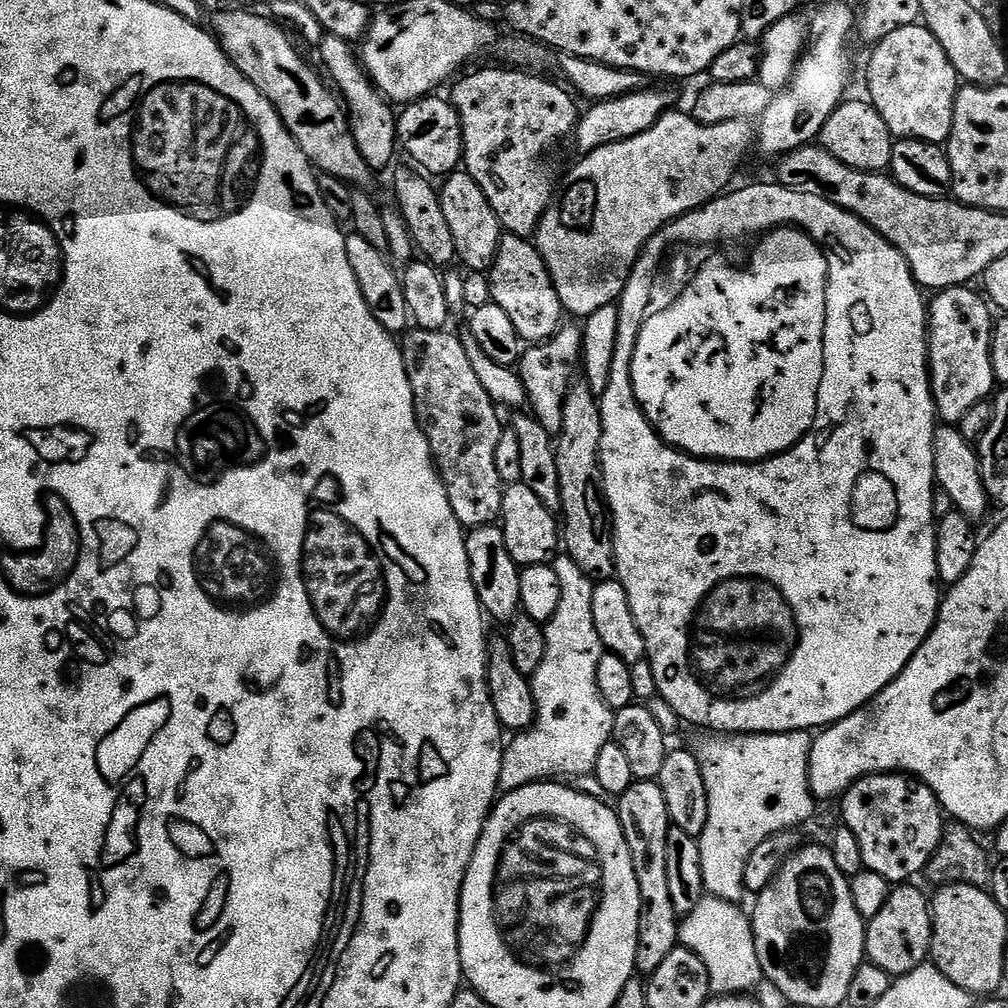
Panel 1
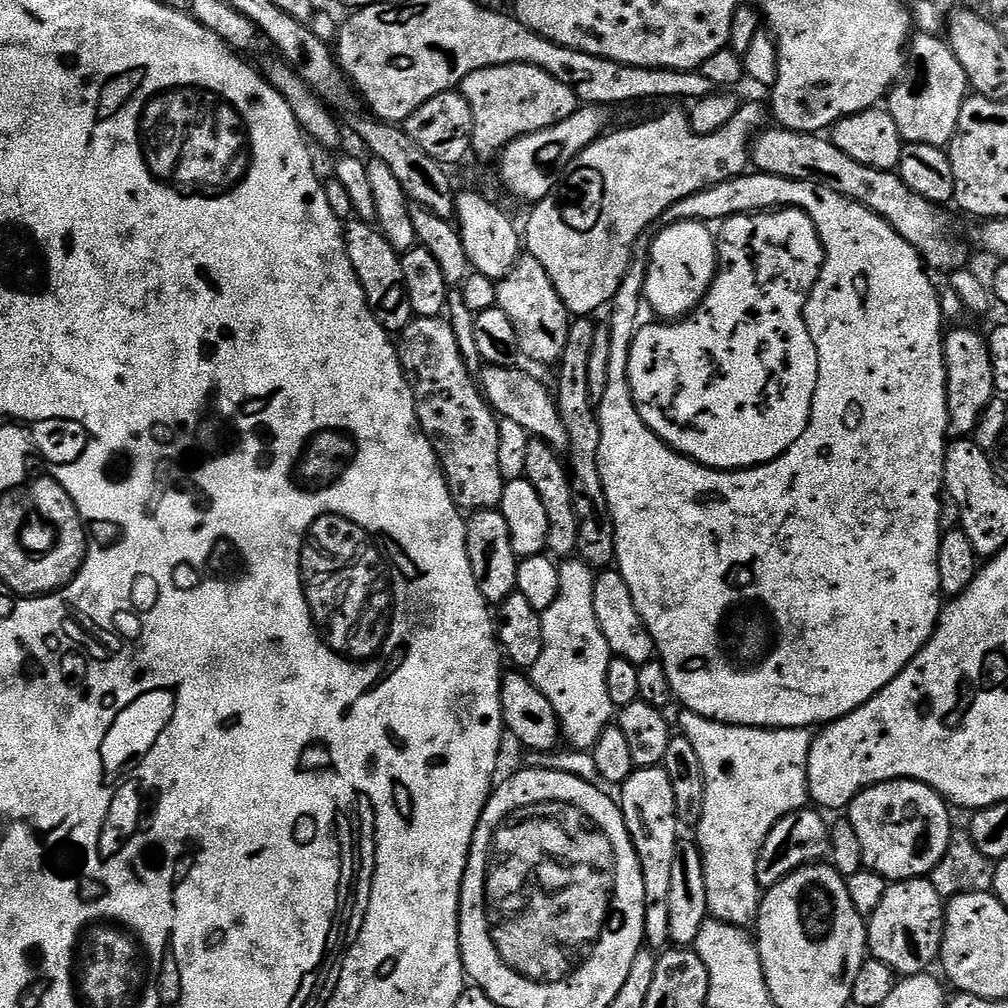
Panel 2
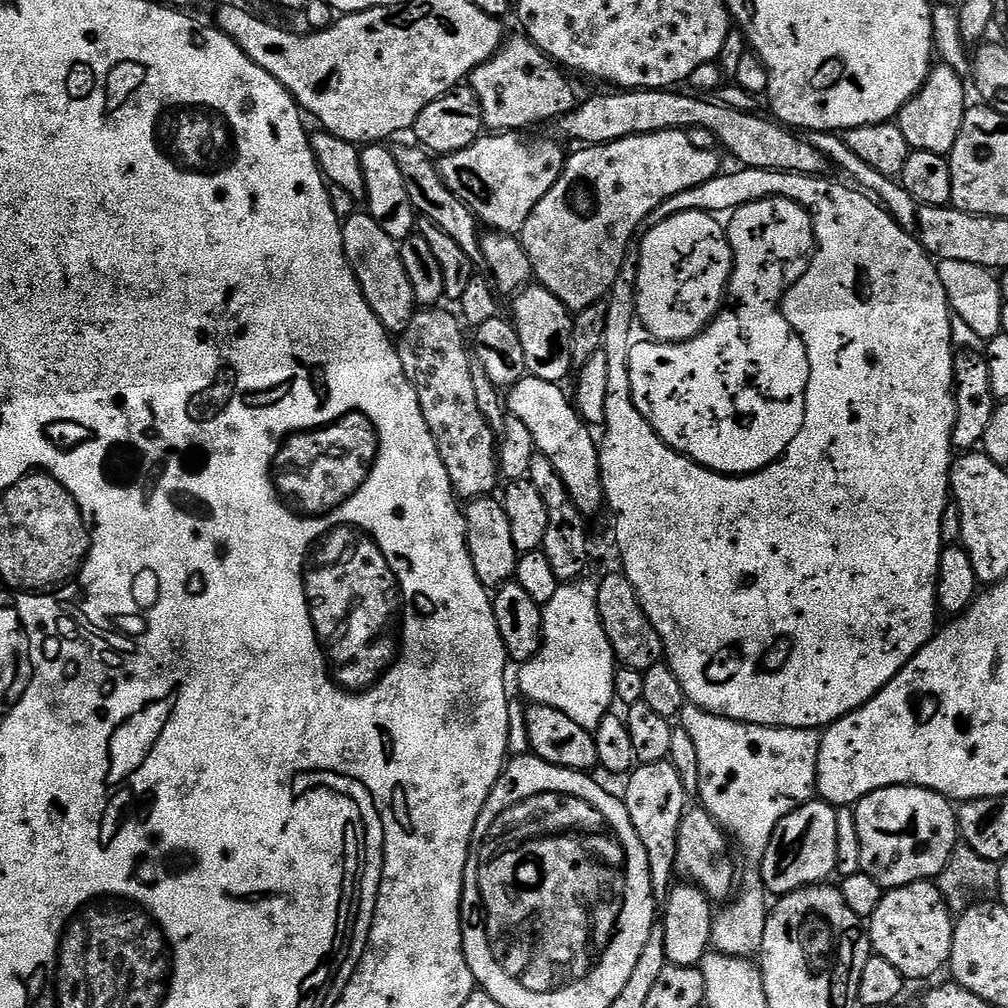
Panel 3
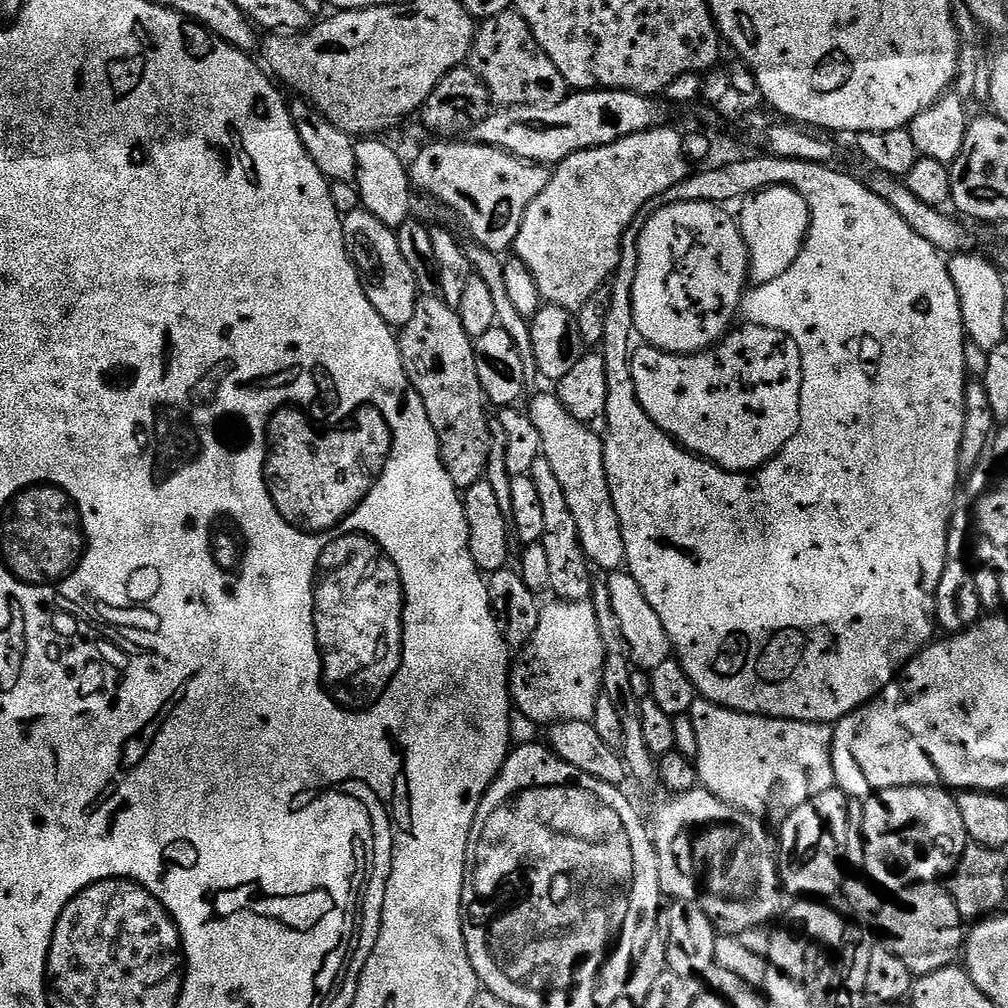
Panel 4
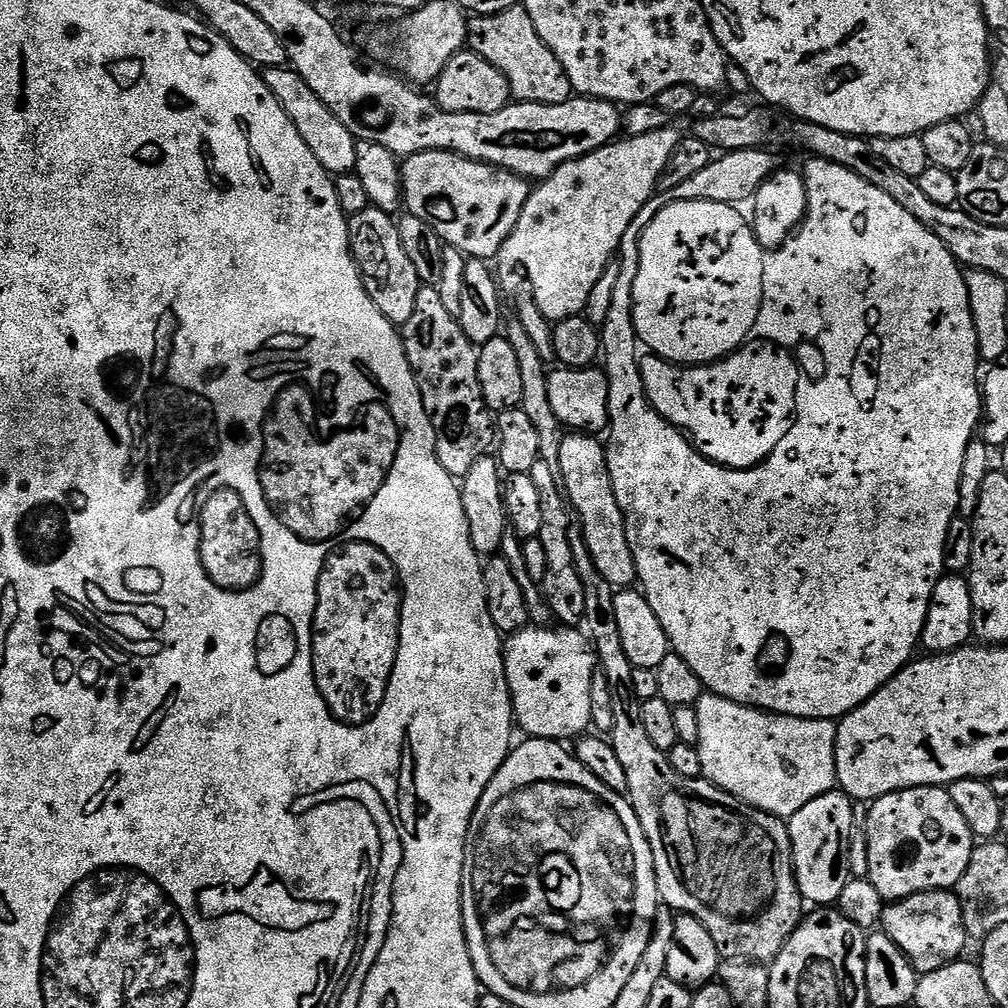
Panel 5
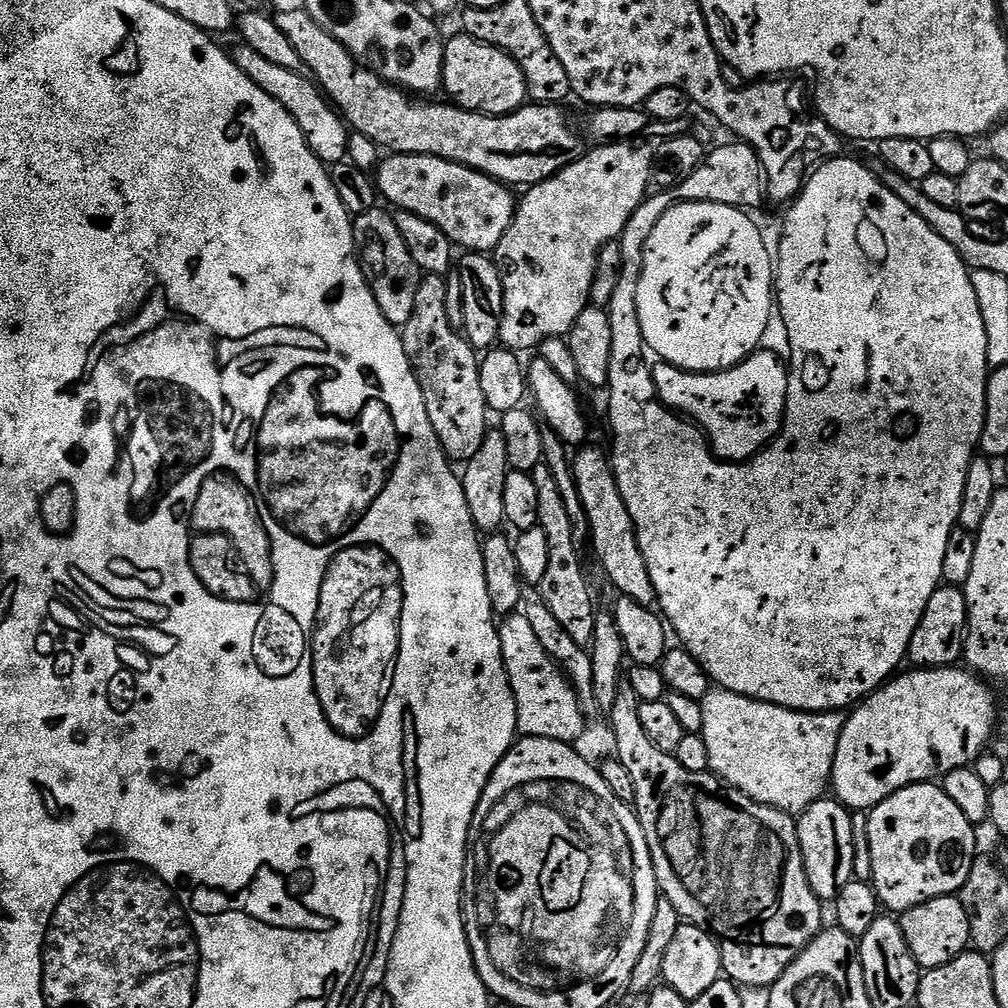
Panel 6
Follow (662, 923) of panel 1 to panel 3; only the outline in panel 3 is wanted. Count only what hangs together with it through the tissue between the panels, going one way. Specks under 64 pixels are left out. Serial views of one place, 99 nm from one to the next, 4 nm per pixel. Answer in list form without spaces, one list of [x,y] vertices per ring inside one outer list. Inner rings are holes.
[[[671,759],[640,764],[632,769],[626,783],[628,785],[625,786],[624,792],[622,791],[622,799],[626,810],[630,810],[630,822],[634,822],[634,830],[638,834],[638,842],[642,842],[642,846],[646,850],[648,869],[650,870],[650,882],[652,883],[652,895],[657,898],[667,897],[674,884],[672,876],[674,877],[674,873],[676,872],[678,830],[686,811],[684,803],[690,800],[689,793],[685,792],[682,786],[682,778],[678,776],[678,770],[674,770]]]

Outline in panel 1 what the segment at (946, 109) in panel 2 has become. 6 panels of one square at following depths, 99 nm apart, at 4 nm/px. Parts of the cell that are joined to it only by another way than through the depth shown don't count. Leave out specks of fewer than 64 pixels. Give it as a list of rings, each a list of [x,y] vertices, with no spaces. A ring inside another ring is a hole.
[[[917,22],[886,34],[875,41],[873,48],[876,49],[868,60],[866,96],[878,114],[882,114],[882,122],[886,122],[893,137],[947,145],[954,122],[956,93],[962,84],[938,38]]]

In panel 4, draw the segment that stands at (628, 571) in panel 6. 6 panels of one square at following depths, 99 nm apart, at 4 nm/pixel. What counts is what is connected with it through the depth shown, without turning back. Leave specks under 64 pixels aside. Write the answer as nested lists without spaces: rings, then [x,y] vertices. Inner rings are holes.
[[[548,392],[534,397],[532,405],[527,405],[526,408],[534,426],[538,426],[538,434],[542,438],[540,451],[546,462],[550,462],[550,470],[558,474],[562,494],[566,494],[570,514],[574,514],[574,523],[578,526],[582,550],[589,561],[597,569],[619,569],[625,563],[624,543],[604,469],[604,441],[582,422],[578,422],[578,418],[574,418],[574,414],[570,414],[570,410],[562,406],[559,396]]]

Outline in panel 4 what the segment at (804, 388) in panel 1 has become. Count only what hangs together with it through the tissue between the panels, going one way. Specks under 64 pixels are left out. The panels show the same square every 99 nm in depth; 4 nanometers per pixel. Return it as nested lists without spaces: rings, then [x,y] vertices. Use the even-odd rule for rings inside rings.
[[[776,185],[755,193],[743,204],[745,205],[741,212],[738,212],[738,223],[748,248],[749,277],[753,283],[765,284],[773,281],[774,278],[781,277],[782,274],[791,271],[797,265],[795,262],[799,258],[800,252],[803,253],[810,232],[811,208],[797,191],[784,185]],[[748,325],[733,333],[732,339],[722,342],[717,349],[706,349],[696,356],[673,358],[657,348],[641,345],[633,351],[631,374],[635,393],[668,434],[684,432],[684,428],[672,428],[672,424],[732,424],[732,432],[712,432],[712,440],[704,436],[704,453],[708,452],[708,448],[716,448],[716,465],[728,469],[728,460],[740,460],[740,464],[736,464],[736,472],[747,472],[759,468],[775,456],[772,424],[796,424],[802,364],[797,359],[793,343],[775,331]]]

